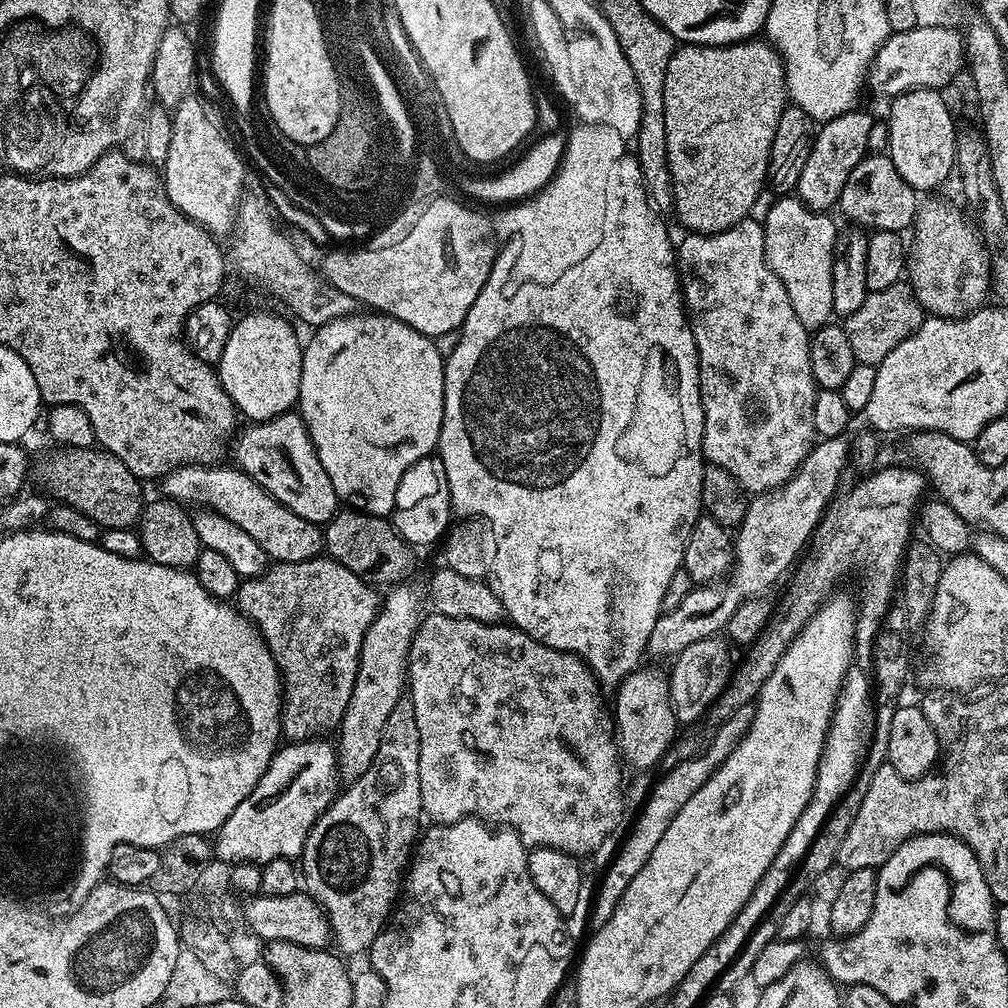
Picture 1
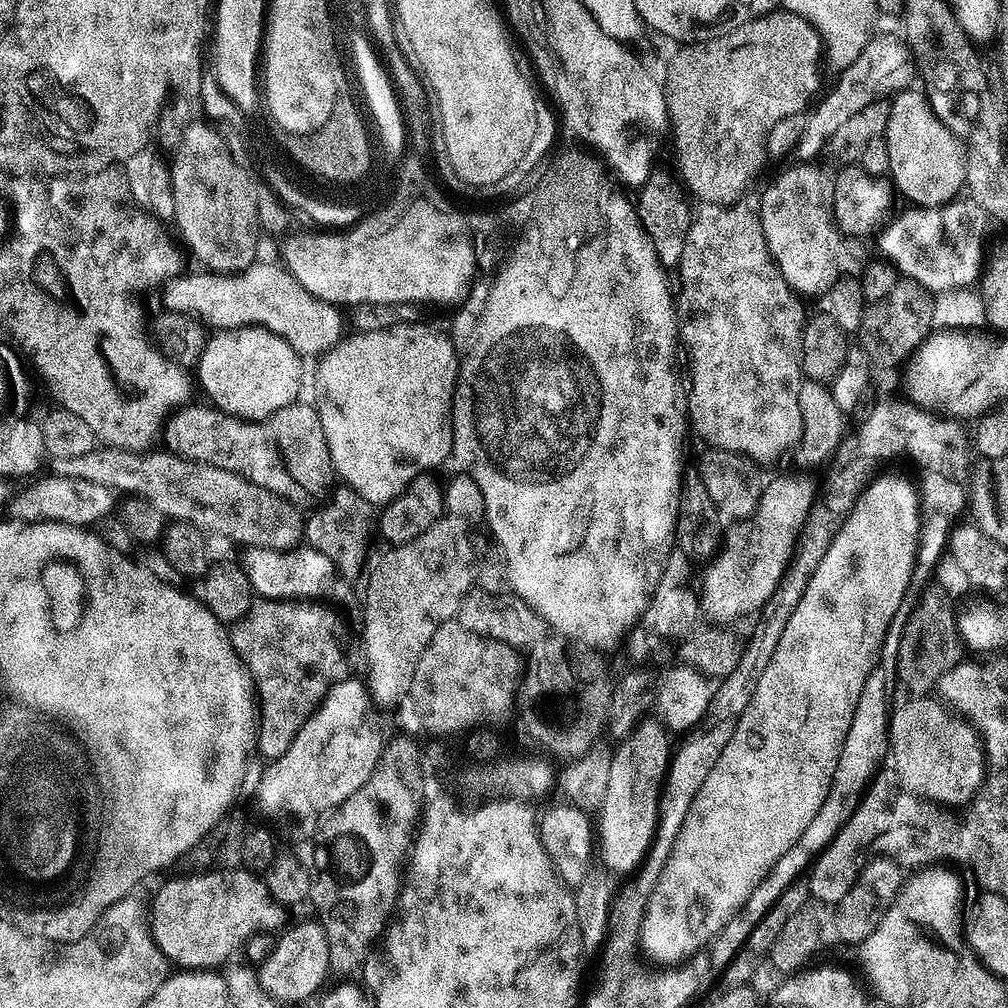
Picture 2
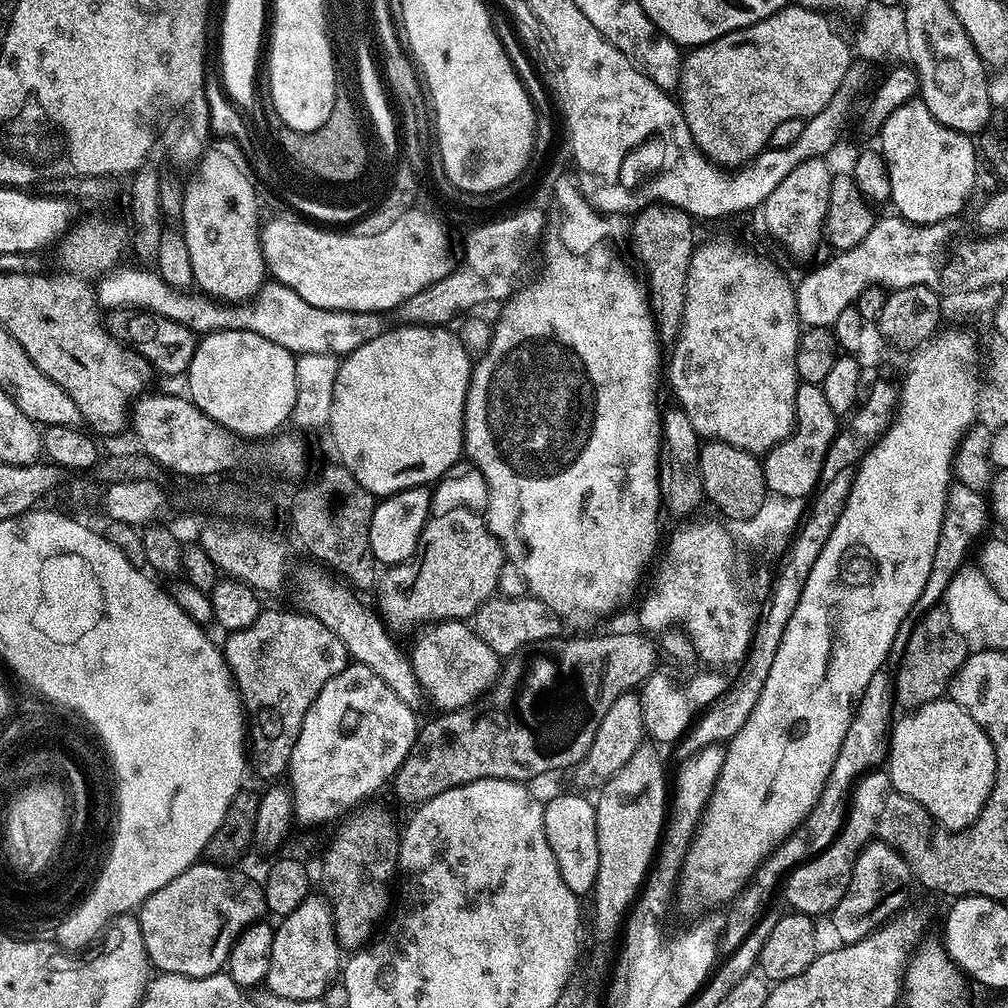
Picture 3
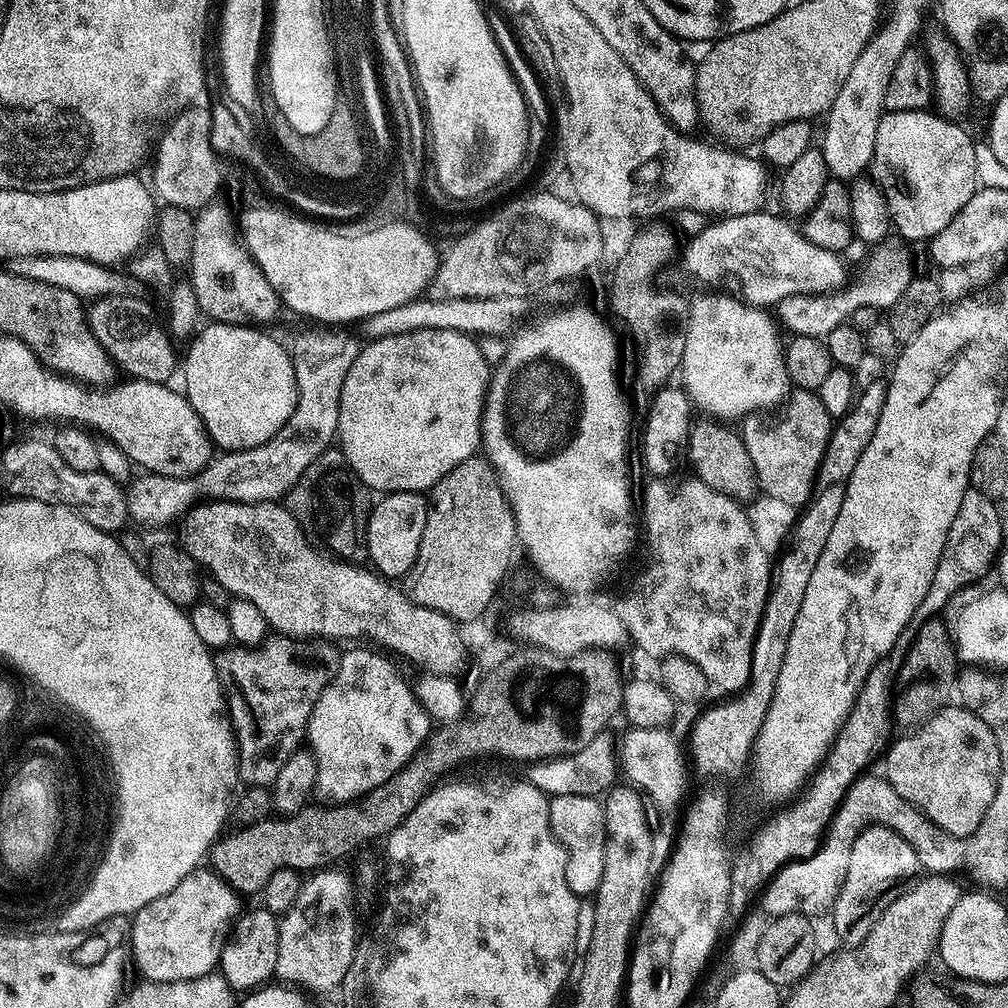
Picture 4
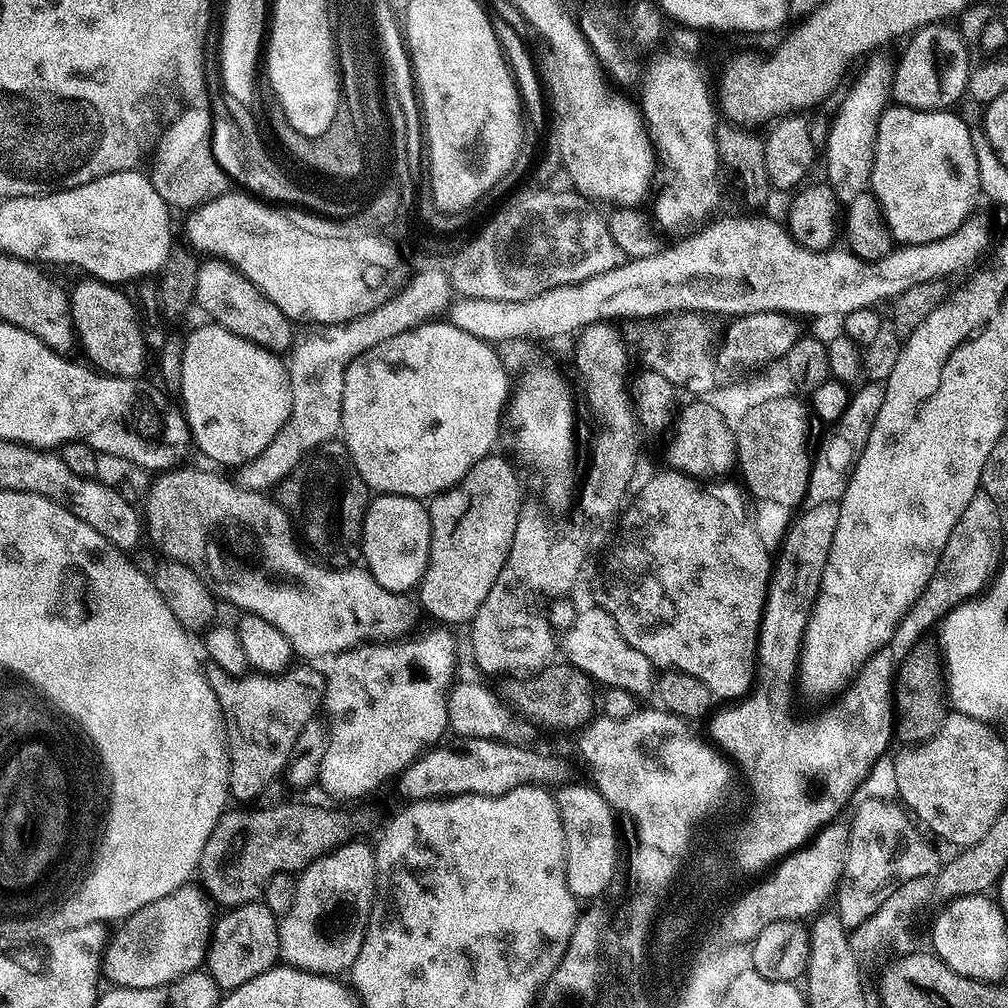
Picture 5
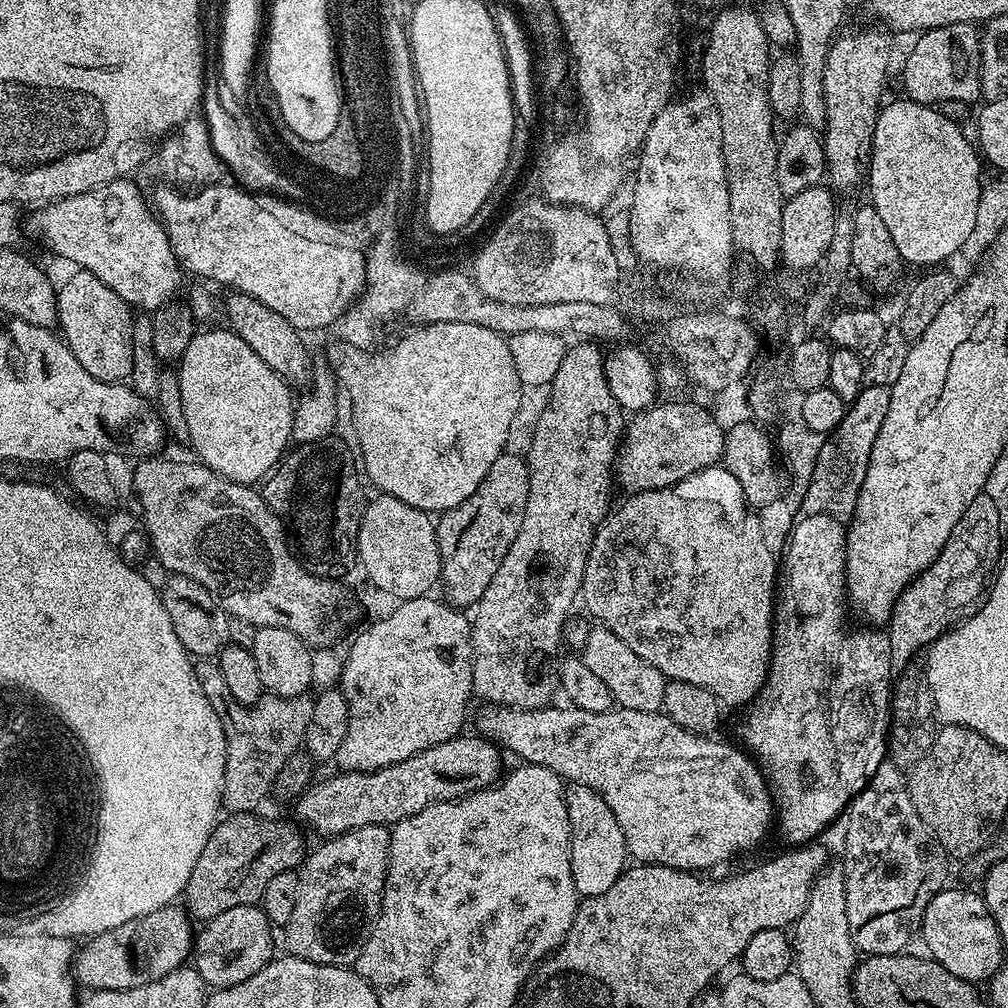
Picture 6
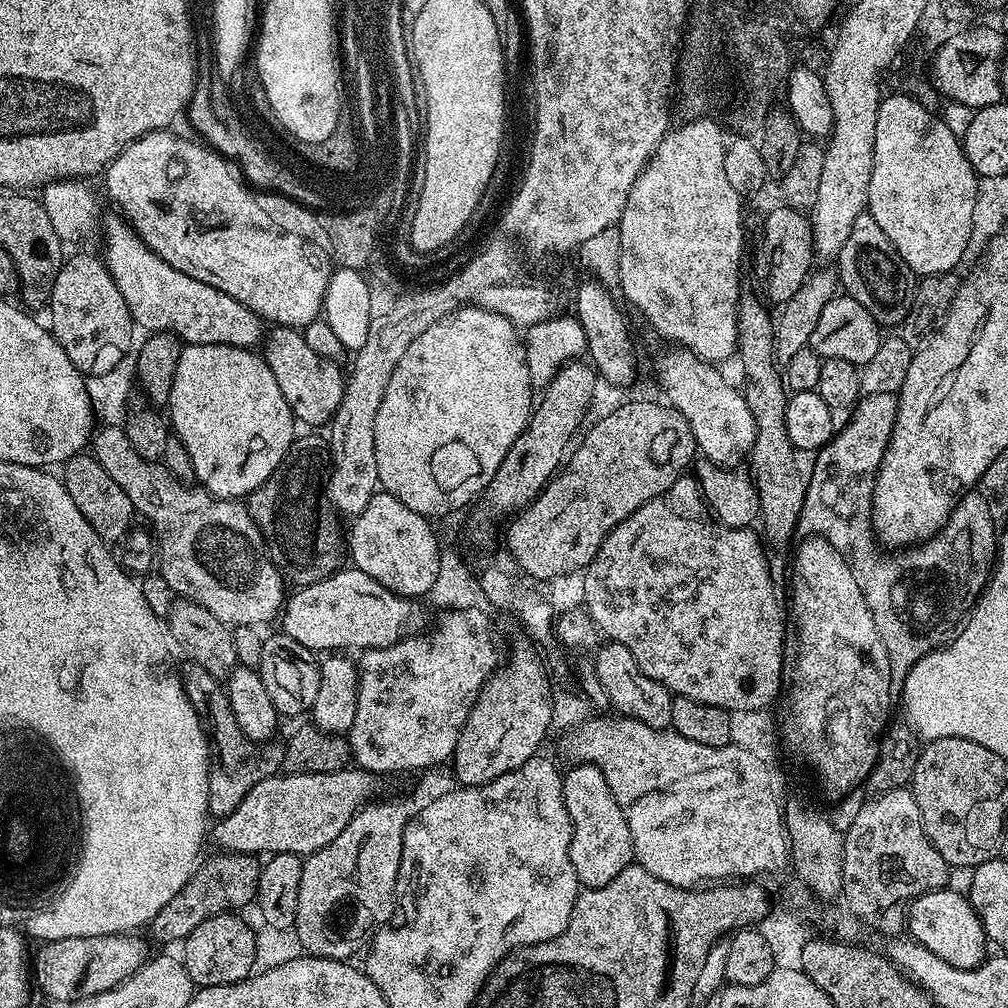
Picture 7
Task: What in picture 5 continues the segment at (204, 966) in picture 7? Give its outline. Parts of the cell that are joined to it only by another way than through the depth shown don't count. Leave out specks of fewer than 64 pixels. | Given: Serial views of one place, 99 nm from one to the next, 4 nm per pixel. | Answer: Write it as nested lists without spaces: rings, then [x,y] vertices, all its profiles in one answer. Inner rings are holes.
[[[262,900],[233,907],[224,914],[226,915],[215,921],[212,942],[206,957],[206,968],[216,984],[229,992],[277,963],[280,932],[278,917]]]

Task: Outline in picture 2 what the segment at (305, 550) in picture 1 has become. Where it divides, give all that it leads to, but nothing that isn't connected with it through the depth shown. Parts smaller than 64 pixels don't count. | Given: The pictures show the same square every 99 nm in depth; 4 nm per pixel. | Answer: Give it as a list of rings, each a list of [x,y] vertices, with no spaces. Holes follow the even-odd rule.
[[[97,446],[90,454],[82,454],[82,458],[59,461],[58,468],[70,478],[98,482],[98,486],[106,486],[115,493],[140,497],[169,521],[184,521],[203,534],[212,532],[243,547],[284,552],[301,545],[305,522],[301,509],[236,472],[204,464],[201,460],[188,460],[171,450],[156,451],[141,454]]]

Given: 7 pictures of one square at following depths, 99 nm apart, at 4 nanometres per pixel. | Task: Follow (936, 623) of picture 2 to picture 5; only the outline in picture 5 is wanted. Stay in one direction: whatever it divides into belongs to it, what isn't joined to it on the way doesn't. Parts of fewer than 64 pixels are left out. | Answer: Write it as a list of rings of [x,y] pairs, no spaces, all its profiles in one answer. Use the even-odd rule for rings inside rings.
[[[925,638],[919,640],[910,650],[910,654],[906,654],[906,658],[899,661],[898,667],[896,669],[896,679],[894,681],[894,736],[897,741],[901,740],[901,745],[904,746],[915,746],[925,740],[928,740],[932,735],[934,735],[938,729],[942,726],[944,717],[946,715],[946,709],[944,709],[944,704],[946,708],[946,669],[944,667],[944,657],[942,655],[942,649],[935,639]]]

